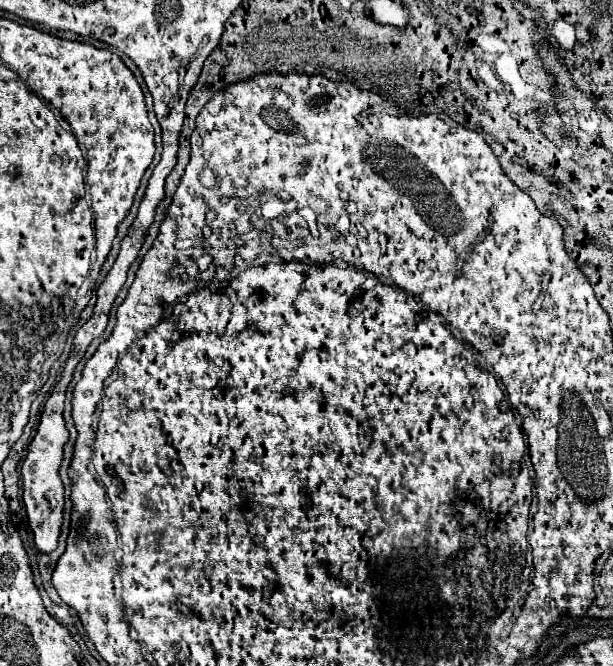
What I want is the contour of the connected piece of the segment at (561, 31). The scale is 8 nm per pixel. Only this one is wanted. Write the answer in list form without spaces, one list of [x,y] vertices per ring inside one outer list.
[[[556,21],[556,23],[554,23],[554,27],[552,27],[552,37],[556,37],[556,41],[558,41],[558,45],[560,45],[562,49],[572,49],[572,47],[574,47],[574,41],[576,41],[576,37],[574,37],[574,27],[572,27],[570,23],[566,23],[566,21]]]

